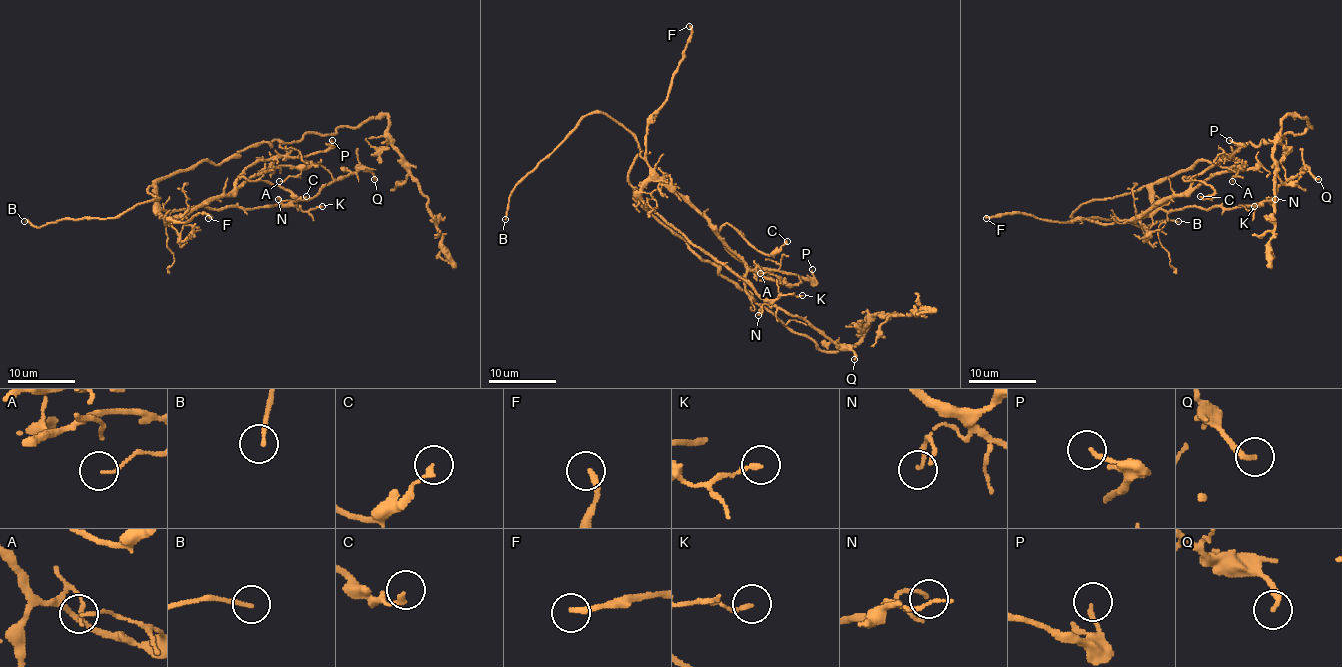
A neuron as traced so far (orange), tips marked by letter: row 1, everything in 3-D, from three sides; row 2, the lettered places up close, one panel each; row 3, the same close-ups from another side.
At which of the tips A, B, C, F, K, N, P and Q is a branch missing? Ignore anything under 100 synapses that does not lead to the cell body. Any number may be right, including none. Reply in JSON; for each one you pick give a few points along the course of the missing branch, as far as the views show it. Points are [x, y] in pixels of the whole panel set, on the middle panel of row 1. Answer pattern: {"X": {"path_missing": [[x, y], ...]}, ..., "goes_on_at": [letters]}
{"B": {"path_missing": [[505, 219], [506, 241]]}, "goes_on_at": ["B"]}

